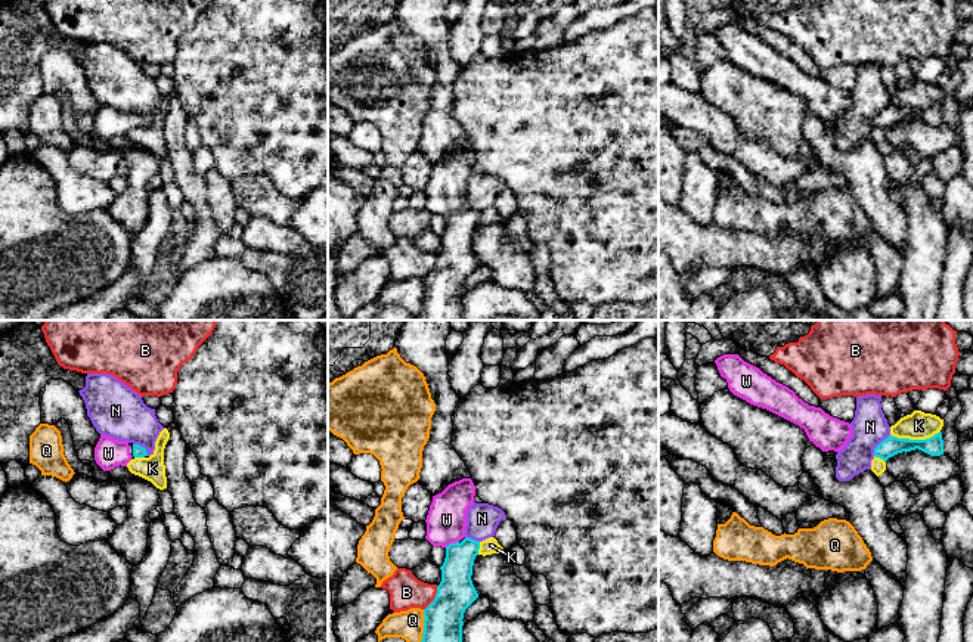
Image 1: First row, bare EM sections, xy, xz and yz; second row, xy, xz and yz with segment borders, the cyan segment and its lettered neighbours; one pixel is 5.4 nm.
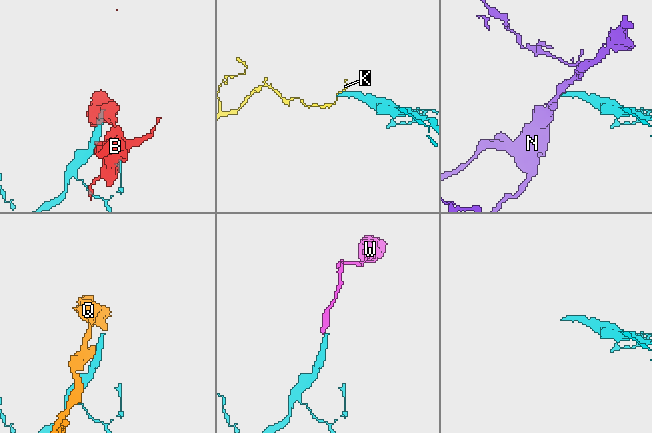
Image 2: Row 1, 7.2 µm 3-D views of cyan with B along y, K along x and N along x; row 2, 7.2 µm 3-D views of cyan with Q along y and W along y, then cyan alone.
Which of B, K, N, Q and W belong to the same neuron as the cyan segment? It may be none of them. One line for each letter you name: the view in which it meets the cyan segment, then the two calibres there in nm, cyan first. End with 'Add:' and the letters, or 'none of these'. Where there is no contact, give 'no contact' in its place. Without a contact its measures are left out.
W: xz | 190/220 nm
Add: W

